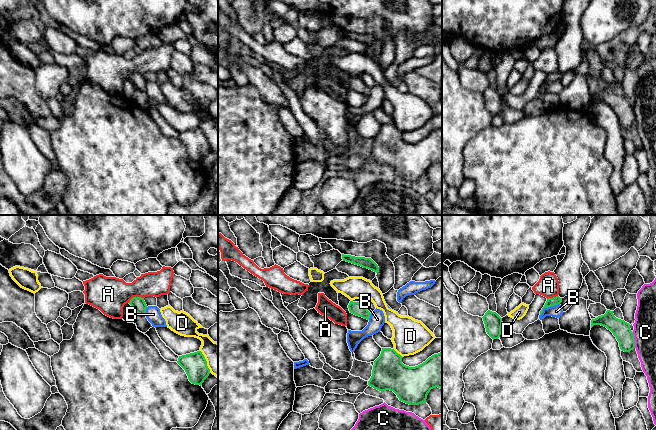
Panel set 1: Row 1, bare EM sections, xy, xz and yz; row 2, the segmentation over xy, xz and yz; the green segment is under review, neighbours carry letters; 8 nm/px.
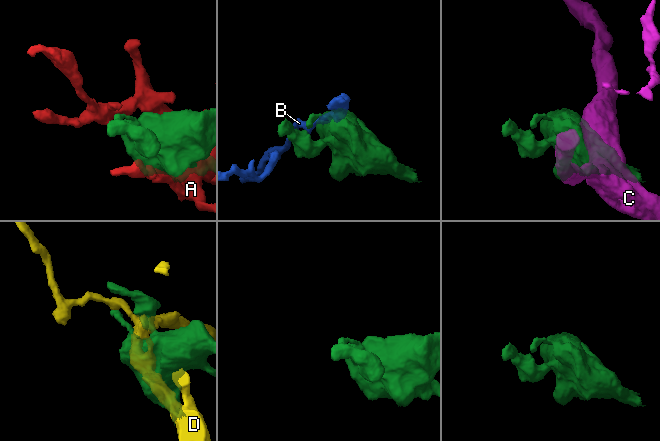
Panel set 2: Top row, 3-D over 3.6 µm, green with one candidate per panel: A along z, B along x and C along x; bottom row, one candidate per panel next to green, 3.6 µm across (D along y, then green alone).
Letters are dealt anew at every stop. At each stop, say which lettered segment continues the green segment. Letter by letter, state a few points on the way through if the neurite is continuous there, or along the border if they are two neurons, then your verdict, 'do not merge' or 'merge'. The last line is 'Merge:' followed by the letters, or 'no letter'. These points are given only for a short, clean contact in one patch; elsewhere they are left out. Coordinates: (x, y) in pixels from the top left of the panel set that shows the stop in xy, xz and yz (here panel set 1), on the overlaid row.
A: do not merge
B: along yz (559, 303), (545, 307), (540, 315) | do not merge
C: do not merge
D: do not merge
Merge: no letter

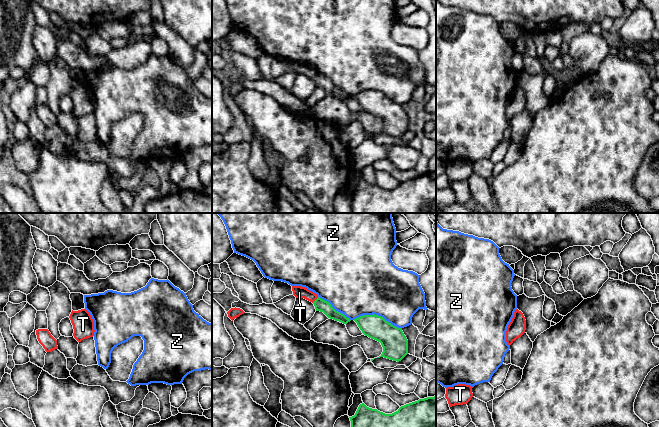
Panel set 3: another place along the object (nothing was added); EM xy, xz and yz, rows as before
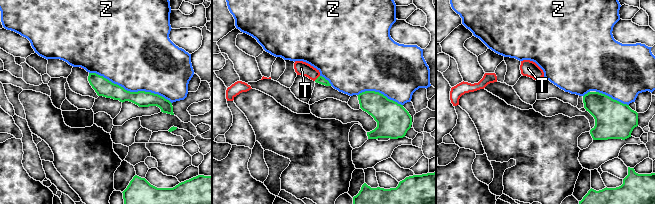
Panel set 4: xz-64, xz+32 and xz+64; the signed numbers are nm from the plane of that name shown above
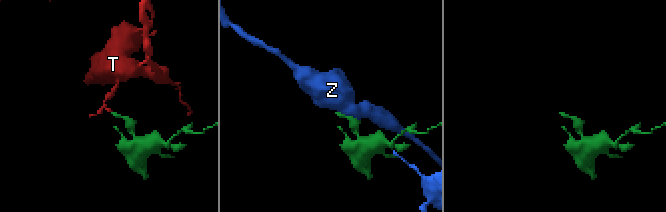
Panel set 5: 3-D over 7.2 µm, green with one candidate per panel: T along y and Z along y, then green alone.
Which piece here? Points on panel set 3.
T: along xz (318, 297), (312, 302) | do not merge
Z: do not merge
Merge: no letter

